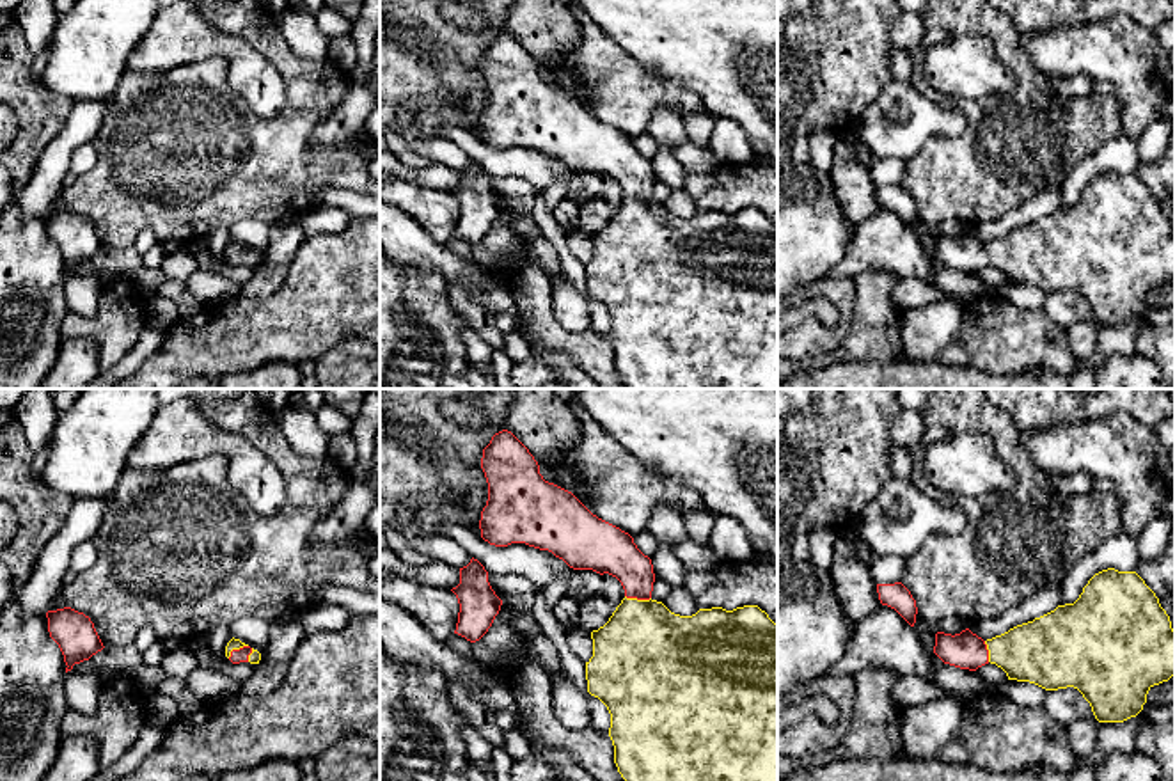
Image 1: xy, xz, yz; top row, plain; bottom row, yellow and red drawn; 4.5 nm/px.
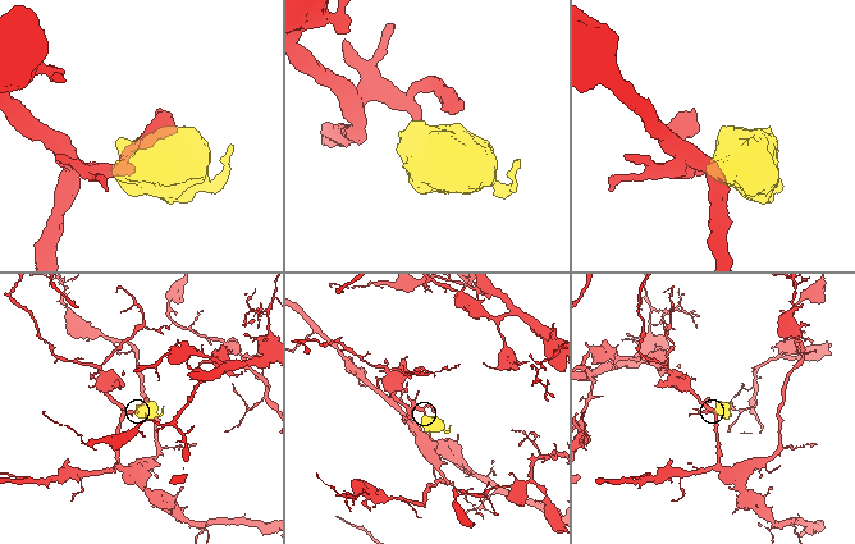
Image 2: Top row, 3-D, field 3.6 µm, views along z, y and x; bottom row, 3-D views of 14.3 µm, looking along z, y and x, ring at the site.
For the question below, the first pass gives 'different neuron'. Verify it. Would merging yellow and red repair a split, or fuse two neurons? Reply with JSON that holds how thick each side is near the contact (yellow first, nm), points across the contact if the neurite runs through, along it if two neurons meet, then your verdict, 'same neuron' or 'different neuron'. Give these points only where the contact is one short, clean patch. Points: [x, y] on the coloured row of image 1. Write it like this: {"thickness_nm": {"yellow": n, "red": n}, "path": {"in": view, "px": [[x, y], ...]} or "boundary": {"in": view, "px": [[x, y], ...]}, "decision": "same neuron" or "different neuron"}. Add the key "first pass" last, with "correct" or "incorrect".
{"thickness_nm": {"yellow": 440, "red": 220}, "decision": "same neuron", "first pass": "incorrect"}

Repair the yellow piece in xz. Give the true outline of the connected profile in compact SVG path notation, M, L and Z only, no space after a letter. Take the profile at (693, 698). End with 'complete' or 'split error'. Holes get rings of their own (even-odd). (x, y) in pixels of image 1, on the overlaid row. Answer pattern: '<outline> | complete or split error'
M508 430L483 449L481 469L488 501L481 511L481 538L495 547L525 543L548 550L573 570L616 577L625 598L609 621L591 632L593 657L586 662L588 692L611 714L614 763L625 781L777 781L777 625L758 605L733 611L699 609L692 616L671 612L651 598L655 573L634 538L593 515L572 492L548 483L529 449Z | split error

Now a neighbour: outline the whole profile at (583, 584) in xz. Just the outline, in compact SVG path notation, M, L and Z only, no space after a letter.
M570 570L568 572L568 595L577 602L593 598L600 593L602 575L593 570Z

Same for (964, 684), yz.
M919 612L916 614L916 623L912 628L916 630L927 655L930 657L932 680L939 687L950 694L955 694L962 703L976 696L996 692L994 685L983 682L974 671L944 664L934 653L937 627L928 623Z

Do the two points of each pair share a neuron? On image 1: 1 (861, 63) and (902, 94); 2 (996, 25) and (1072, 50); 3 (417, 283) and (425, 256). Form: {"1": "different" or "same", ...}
{"1": "different", "2": "different", "3": "different"}

